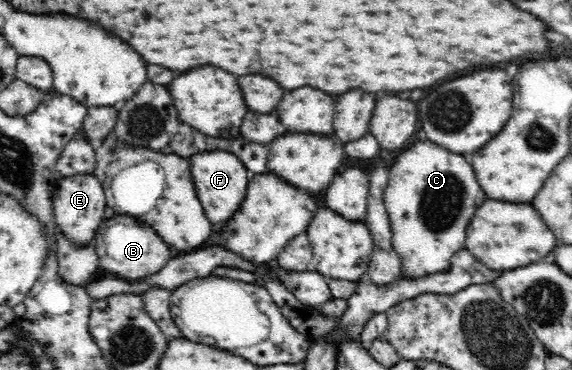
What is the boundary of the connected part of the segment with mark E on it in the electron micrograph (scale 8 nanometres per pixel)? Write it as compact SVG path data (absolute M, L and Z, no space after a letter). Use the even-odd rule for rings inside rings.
M73 175L54 182L54 220L61 233L75 247L85 247L94 241L95 234L105 220L104 211L108 207L100 181L91 175Z

